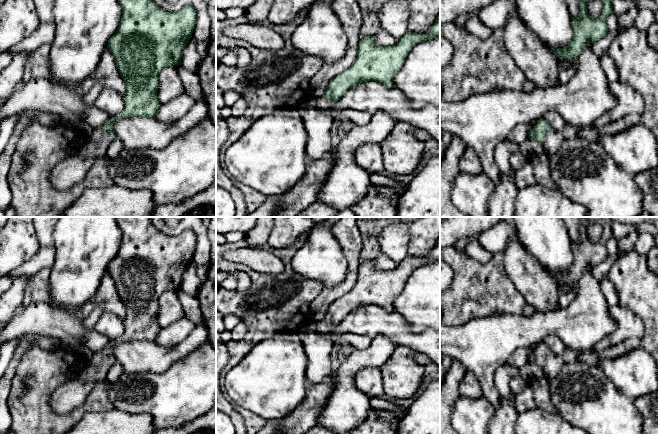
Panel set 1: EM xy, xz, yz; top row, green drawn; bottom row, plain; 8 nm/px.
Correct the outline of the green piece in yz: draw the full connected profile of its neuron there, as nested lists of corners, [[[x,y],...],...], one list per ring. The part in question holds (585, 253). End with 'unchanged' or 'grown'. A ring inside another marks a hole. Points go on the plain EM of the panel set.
[[[582,217],[579,222],[580,241],[572,240],[573,262],[566,272],[558,272],[554,278],[558,282],[577,284],[588,266],[592,268],[608,257],[607,242],[613,237],[609,217]],[[591,222],[602,226],[602,237],[599,242],[593,243],[588,239],[587,228]]] | unchanged

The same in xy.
[[[116,217],[121,230],[122,241],[116,257],[108,264],[107,272],[113,279],[117,293],[126,308],[123,319],[125,331],[122,336],[84,360],[75,375],[64,381],[52,393],[49,404],[58,414],[70,413],[82,406],[97,382],[106,380],[106,373],[116,361],[113,346],[120,342],[155,342],[161,327],[157,323],[158,299],[169,290],[181,288],[182,276],[196,247],[196,234],[184,229],[177,236],[169,236],[159,231],[151,217]]] | grown

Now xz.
[[[440,239],[426,258],[407,256],[394,270],[377,270],[375,260],[359,264],[355,285],[334,301],[324,319],[311,324],[311,328],[318,335],[328,337],[349,313],[360,307],[376,305],[393,312],[393,302],[412,272],[419,266],[438,260],[440,260]]] | grown

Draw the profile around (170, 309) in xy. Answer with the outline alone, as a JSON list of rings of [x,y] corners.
[[[177,290],[164,292],[158,299],[157,323],[161,328],[185,317]]]

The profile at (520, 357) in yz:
[[[538,344],[532,345],[530,347],[521,347],[516,349],[508,358],[505,364],[515,368],[521,368],[524,365],[530,363],[529,357],[532,352],[537,348],[537,345]]]

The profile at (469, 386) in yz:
[[[467,371],[459,384],[459,395],[471,399],[483,397],[481,386],[473,372]]]

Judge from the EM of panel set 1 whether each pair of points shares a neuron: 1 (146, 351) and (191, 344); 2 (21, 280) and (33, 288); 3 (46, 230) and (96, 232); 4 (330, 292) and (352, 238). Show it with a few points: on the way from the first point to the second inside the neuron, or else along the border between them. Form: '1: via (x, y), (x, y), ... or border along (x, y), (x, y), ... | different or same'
1: via (157, 354), (173, 354), (180, 350) | same
2: border along (31, 276), (24, 290), (24, 297), (21, 303) | different
3: border along (55, 227), (53, 246) | different
4: via (345, 284), (351, 278), (352, 253) | same

